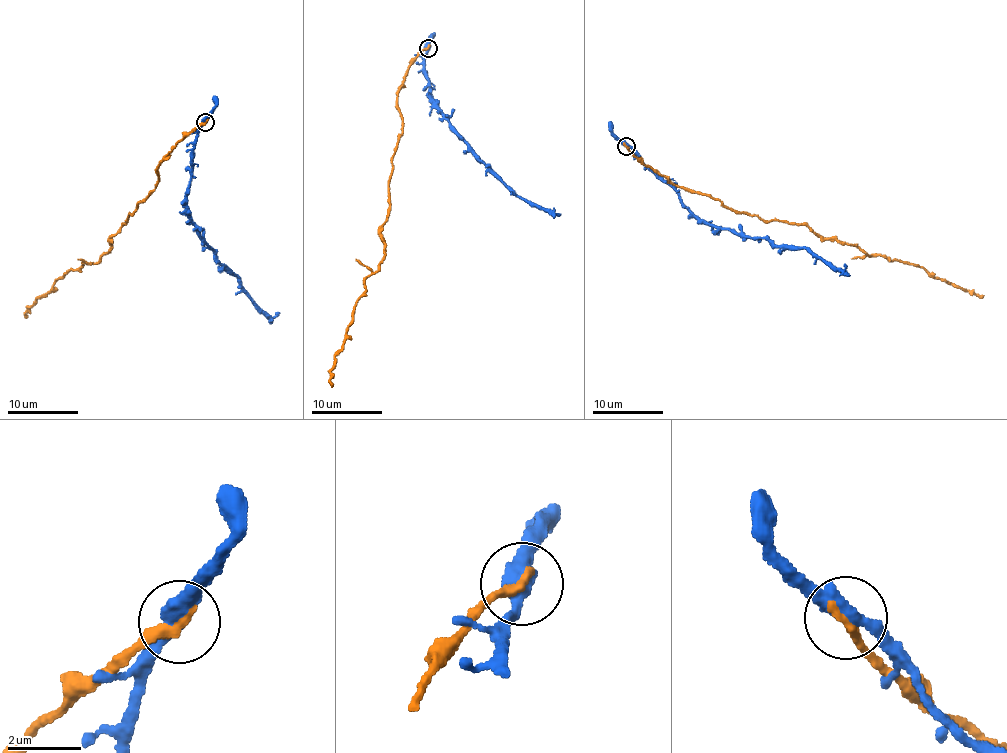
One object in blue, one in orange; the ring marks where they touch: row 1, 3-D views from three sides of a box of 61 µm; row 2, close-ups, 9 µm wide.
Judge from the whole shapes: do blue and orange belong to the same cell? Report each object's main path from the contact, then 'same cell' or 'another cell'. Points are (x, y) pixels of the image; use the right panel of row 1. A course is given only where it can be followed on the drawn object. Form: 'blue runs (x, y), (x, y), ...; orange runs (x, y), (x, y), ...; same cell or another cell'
blue runs (627, 145), (655, 170), (697, 217), (749, 237), (766, 238), (778, 246), (802, 248), (843, 271), (844, 264); orange runs (627, 145), (676, 186), (726, 207), (805, 223), (820, 237), (921, 265), (983, 295); another cell

